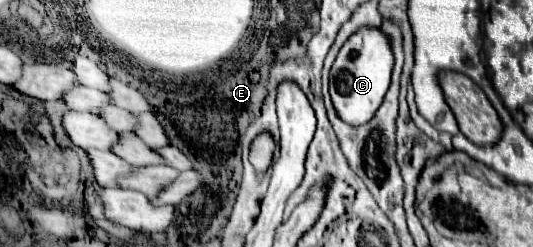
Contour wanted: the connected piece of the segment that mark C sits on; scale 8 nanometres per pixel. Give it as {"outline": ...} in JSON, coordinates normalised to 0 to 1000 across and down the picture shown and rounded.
{"outline":[[[683,109],[645,174],[619,279],[619,393],[630,466],[645,498],[660,514],[687,506],[705,466],[705,441],[713,433],[732,344],[735,263],[739,231],[732,206],[732,174],[713,117]]]}

